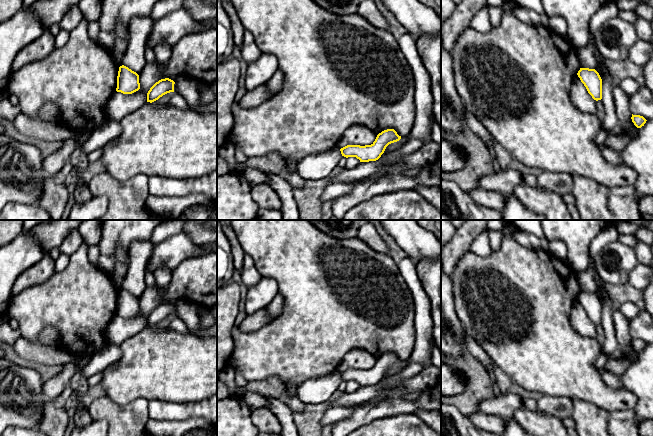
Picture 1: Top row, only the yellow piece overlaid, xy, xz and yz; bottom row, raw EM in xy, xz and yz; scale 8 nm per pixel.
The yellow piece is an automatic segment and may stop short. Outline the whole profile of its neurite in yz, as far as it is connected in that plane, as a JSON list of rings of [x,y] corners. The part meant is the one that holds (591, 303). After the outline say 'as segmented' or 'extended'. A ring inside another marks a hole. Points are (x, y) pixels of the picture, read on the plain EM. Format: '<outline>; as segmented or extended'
[[[580,292],[577,297],[588,317],[596,325],[602,323],[602,303],[595,293]]]; as segmented

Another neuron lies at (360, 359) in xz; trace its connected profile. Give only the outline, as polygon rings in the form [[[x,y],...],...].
[[[353,349],[343,357],[338,367],[338,372],[341,373],[347,369],[371,369],[376,361],[377,359],[367,351]]]

